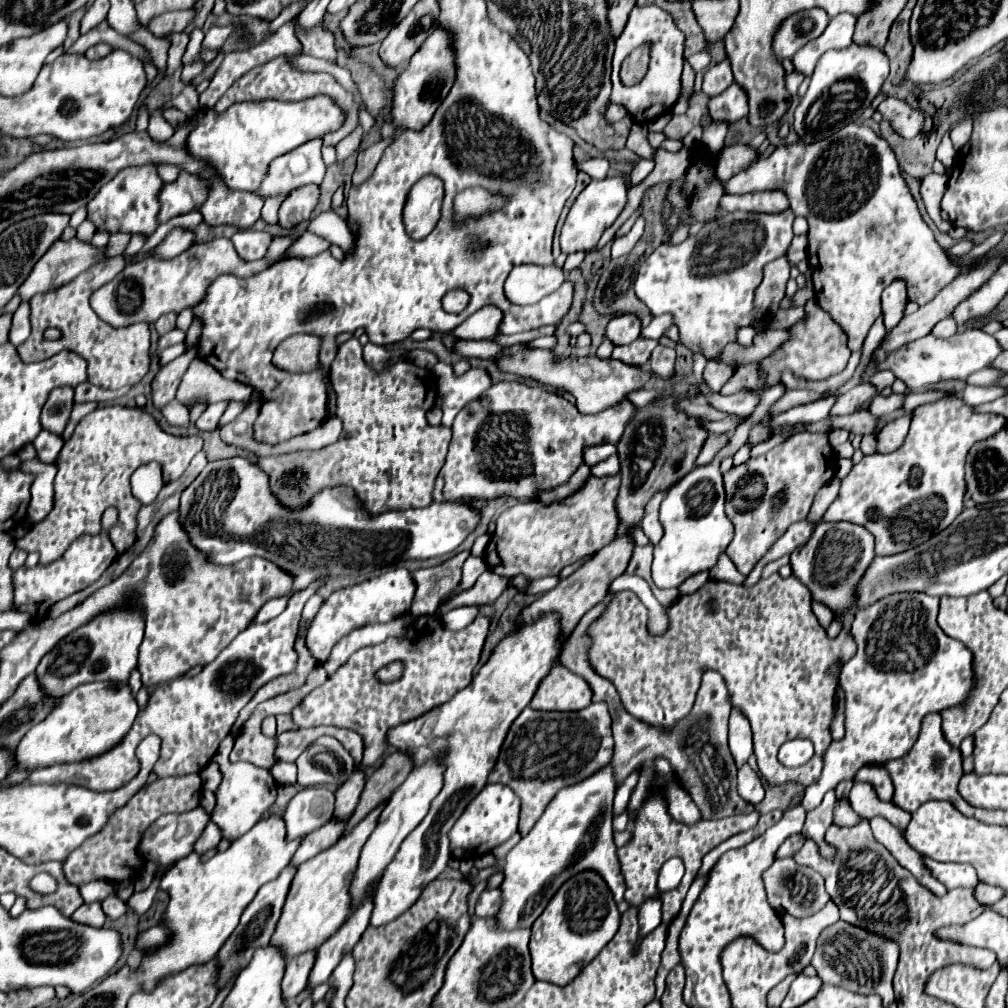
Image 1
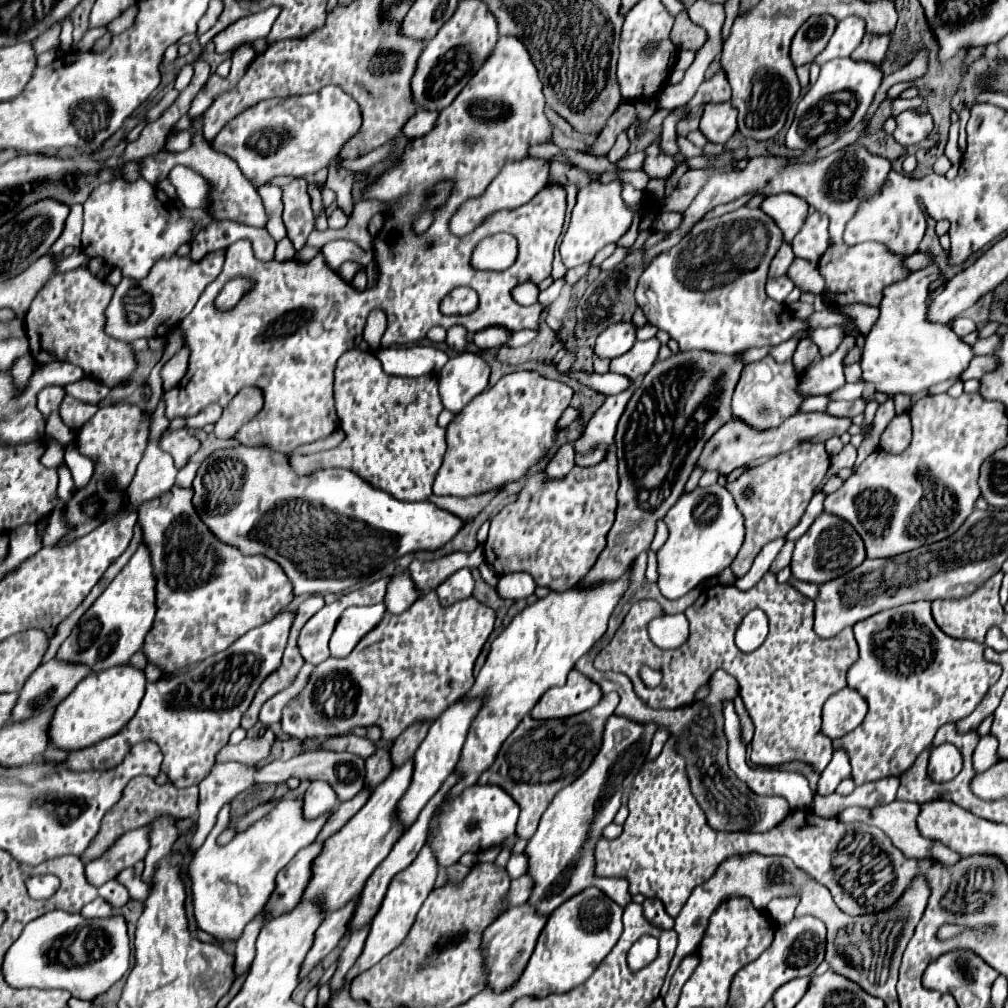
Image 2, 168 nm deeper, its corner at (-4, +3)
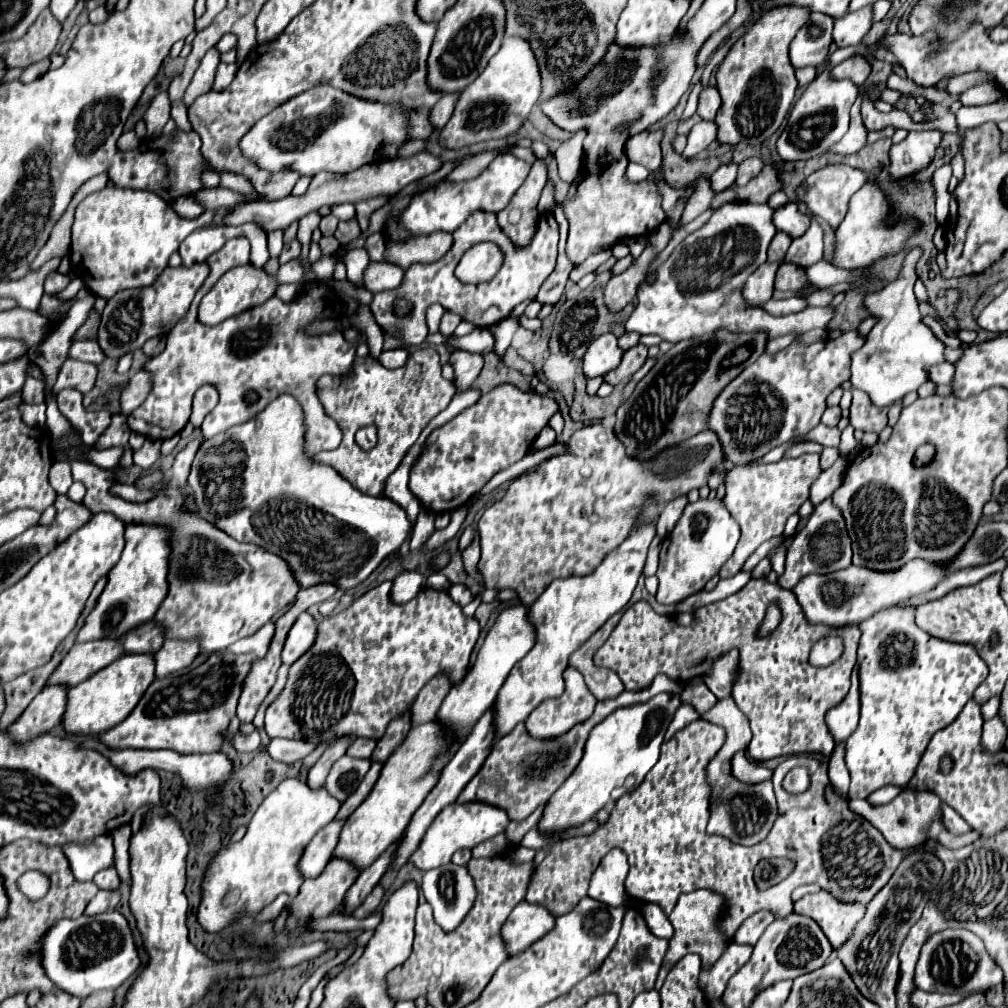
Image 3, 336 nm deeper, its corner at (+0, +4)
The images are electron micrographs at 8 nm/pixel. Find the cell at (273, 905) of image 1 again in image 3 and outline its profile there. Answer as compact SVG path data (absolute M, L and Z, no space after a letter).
M332 820L310 840L304 856L300 858L300 872L304 872L304 878L316 878L324 870L324 866L334 854L344 822L346 820Z

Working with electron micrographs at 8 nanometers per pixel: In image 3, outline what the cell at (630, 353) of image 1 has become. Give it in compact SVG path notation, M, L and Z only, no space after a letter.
M640 344L630 348L630 350L626 350L624 356L622 356L620 366L616 370L608 372L608 376L604 376L604 382L612 384L612 386L618 386L620 382L630 380L642 368L642 364L646 362L646 352L648 352L648 348L640 346Z

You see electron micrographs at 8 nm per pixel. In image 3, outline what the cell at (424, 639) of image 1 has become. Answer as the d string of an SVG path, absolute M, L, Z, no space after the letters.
M382 582L354 600L344 612L332 614L318 624L312 648L290 666L282 692L266 710L264 730L270 738L294 738L316 744L352 732L354 736L380 740L384 728L414 702L420 688L432 676L448 672L454 684L462 680L472 648L480 636L478 620L464 616L448 592L424 588L406 604L396 604L390 598L390 588L392 582Z

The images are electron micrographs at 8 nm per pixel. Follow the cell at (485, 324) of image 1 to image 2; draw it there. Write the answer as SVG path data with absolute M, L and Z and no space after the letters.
M488 325L480 331L474 333L474 345L480 349L490 349L490 347L502 347L510 341L512 331L504 325Z

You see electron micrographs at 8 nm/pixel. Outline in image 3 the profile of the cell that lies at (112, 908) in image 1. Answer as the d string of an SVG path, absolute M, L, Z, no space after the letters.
M110 866L110 868L106 868L106 870L100 870L100 872L94 876L94 884L96 884L100 890L118 890L120 878L118 878L116 868Z

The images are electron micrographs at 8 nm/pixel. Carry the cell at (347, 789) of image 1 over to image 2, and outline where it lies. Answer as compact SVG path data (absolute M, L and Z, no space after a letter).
M378 749L372 757L366 759L366 777L364 777L364 787L374 789L380 785L392 771L390 763L390 753L388 749Z

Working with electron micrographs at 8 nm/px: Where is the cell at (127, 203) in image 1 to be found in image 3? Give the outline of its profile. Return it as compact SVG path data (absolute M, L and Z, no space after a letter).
M116 186L104 188L86 196L76 208L70 268L94 296L106 300L110 300L120 290L152 286L188 234L198 228L220 226L224 216L230 212L232 208L218 208L208 210L196 220L186 220L180 218L174 208L154 192L132 192Z

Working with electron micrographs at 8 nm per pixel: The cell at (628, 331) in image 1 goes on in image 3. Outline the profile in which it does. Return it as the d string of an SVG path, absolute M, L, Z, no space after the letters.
M604 334L598 336L586 350L582 358L582 372L586 378L604 376L612 368L616 368L622 360L622 350L616 344L616 336Z

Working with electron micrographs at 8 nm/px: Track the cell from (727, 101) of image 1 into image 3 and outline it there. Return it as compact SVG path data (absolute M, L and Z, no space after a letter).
M698 122L690 134L688 134L688 144L682 152L684 158L694 158L702 150L706 150L712 142L716 140L716 124L714 122Z

